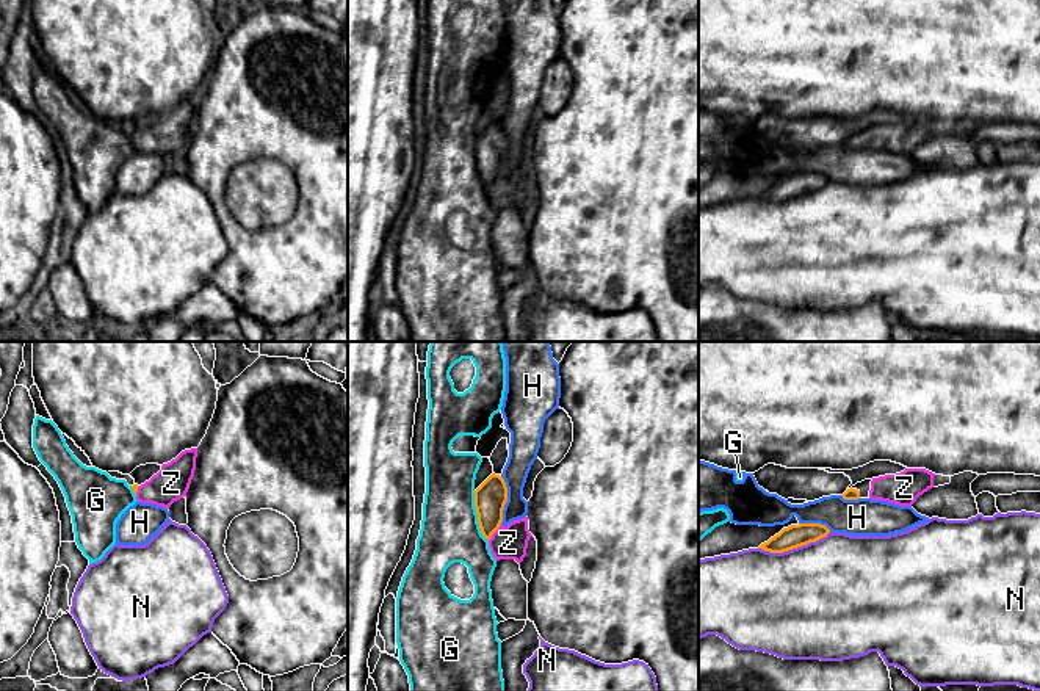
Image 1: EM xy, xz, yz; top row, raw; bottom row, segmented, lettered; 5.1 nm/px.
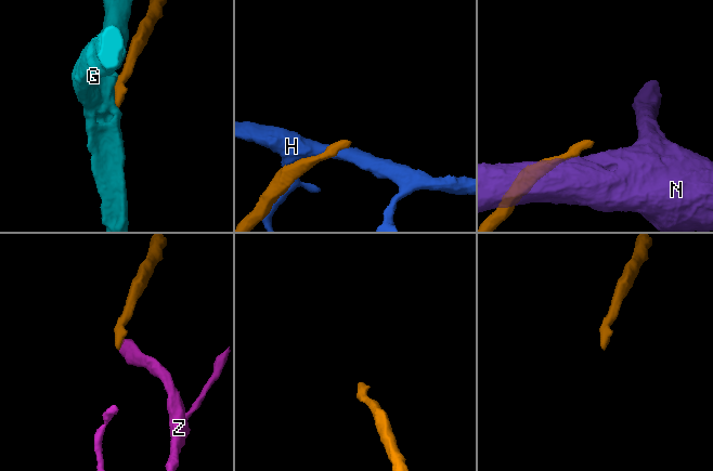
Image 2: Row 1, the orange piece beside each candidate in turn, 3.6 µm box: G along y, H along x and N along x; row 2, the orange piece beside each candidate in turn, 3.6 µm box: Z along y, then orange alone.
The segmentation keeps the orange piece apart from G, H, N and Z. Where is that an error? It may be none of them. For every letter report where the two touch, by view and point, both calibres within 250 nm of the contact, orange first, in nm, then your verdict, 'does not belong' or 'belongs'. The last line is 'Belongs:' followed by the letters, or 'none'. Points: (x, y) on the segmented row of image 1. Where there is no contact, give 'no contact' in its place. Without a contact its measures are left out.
G: xz (478, 516) | 160/300 nm | does not belong
H: xz (506, 500) | 160/140 nm | does not belong
N: yz (794, 547) | 120/500 nm | does not belong
Z: xz (495, 530) | 160/180 nm | belongs
Belongs: Z

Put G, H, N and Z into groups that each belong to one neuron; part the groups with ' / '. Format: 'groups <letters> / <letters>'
groups G / H / N / Z

